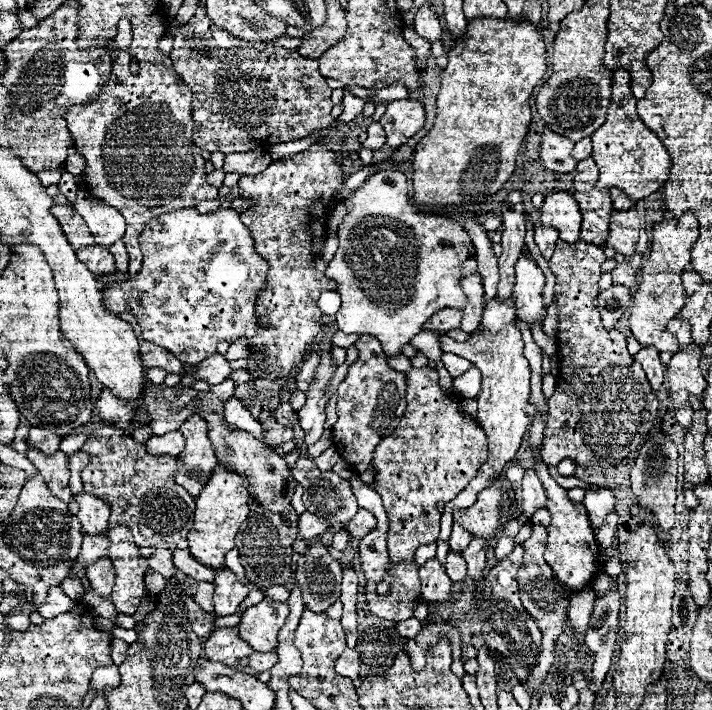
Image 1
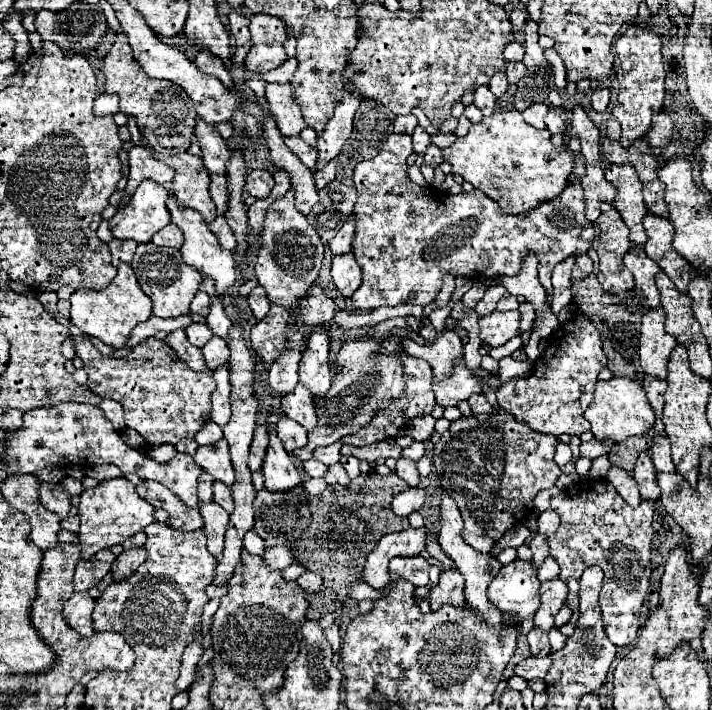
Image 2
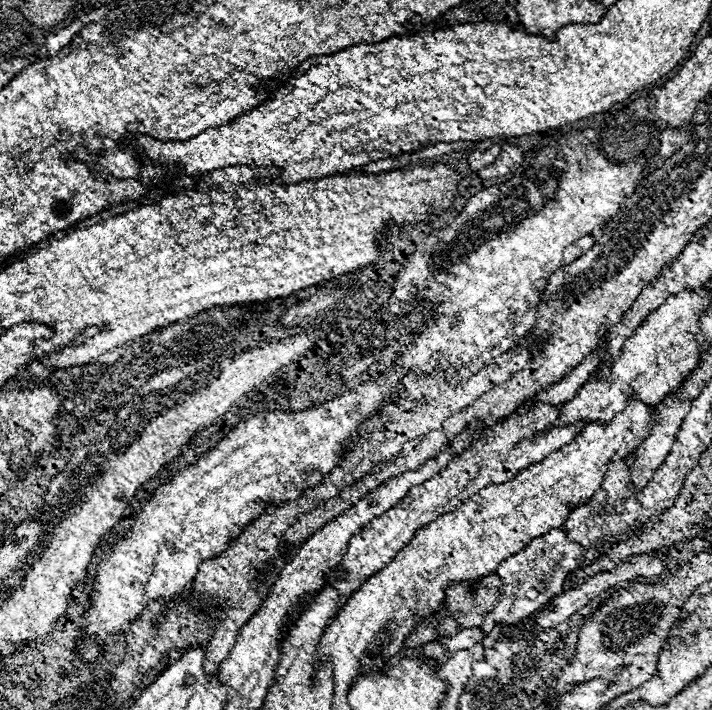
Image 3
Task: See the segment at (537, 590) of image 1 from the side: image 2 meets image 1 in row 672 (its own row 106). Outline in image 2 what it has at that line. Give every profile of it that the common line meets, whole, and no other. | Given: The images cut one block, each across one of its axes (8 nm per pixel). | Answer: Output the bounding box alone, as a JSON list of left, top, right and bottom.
[522,104,548,128]

